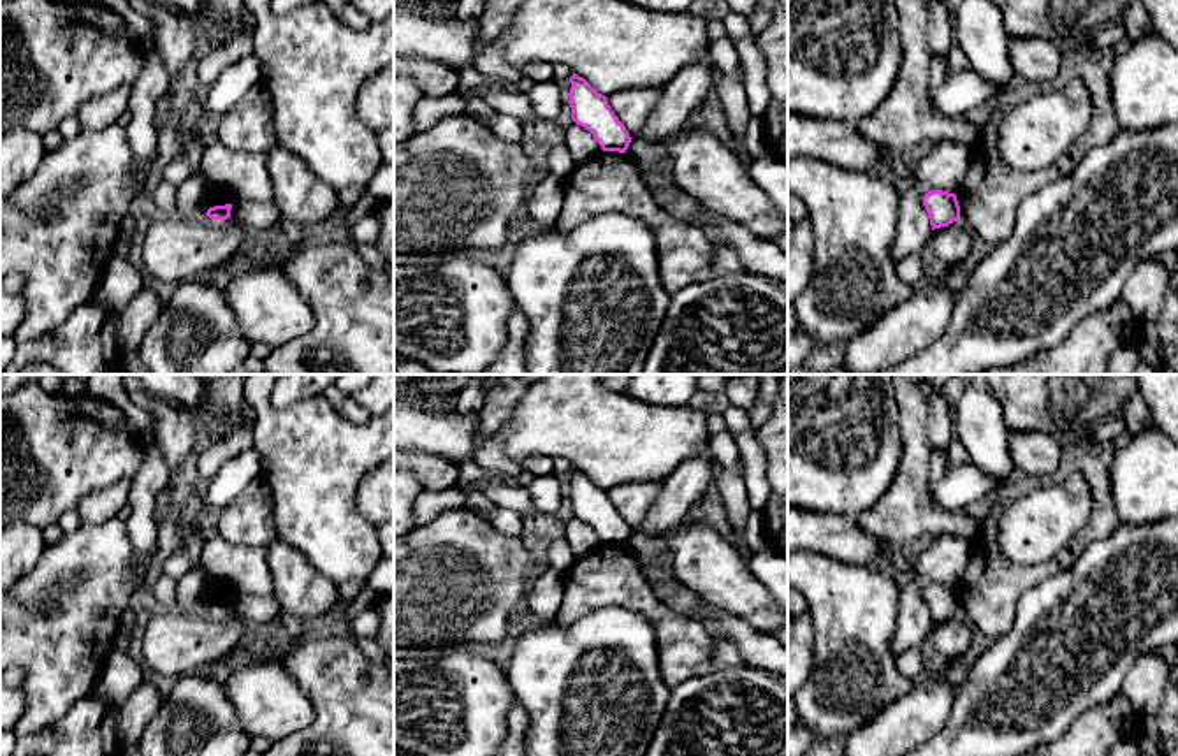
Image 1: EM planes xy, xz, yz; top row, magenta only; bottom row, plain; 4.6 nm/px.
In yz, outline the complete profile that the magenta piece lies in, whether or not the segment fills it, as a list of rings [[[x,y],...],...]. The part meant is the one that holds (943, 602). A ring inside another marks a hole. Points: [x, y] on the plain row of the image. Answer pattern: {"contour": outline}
{"contour": [[[942,584],[928,585],[923,589],[923,600],[928,607],[932,624],[960,614],[960,600],[955,587]]]}

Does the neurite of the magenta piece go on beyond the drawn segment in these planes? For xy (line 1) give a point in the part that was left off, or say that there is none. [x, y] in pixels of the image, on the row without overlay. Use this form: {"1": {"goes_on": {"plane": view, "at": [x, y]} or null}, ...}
{"1": {"goes_on": null}}

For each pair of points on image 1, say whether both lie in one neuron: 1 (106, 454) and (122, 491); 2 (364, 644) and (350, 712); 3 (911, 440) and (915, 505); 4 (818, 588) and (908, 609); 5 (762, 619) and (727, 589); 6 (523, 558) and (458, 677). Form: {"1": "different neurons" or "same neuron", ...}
{"1": "different neurons", "2": "different neurons", "3": "same neuron", "4": "different neurons", "5": "same neuron", "6": "different neurons"}

